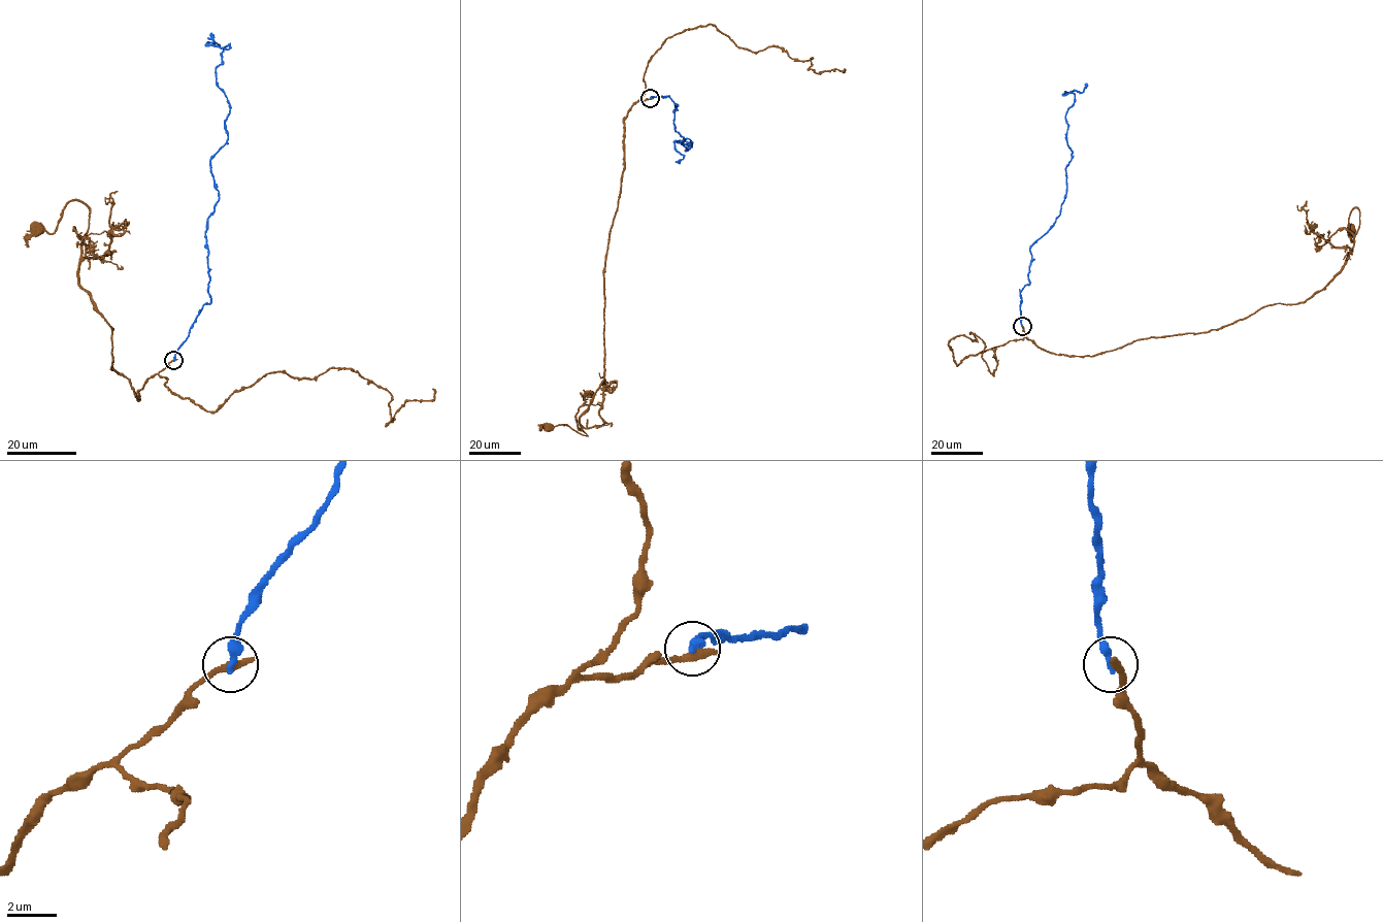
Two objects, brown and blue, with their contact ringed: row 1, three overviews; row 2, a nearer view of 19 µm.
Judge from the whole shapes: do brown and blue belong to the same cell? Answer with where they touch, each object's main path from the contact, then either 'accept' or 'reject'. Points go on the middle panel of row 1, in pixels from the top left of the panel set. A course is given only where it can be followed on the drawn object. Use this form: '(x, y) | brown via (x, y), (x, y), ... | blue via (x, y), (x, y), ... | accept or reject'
(650, 98) | brown via (650, 98), (624, 121), (605, 262), (604, 374), (580, 417), (587, 436), (550, 427) | blue via (650, 98), (678, 105), (678, 142), (692, 142), (681, 141), (686, 150), (689, 139), (674, 142), (678, 162) | reject

